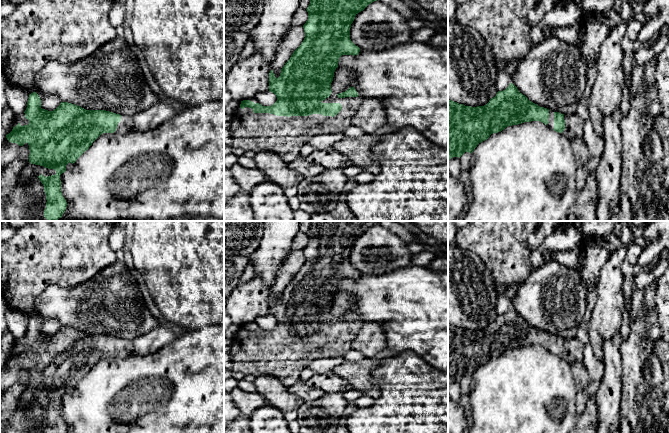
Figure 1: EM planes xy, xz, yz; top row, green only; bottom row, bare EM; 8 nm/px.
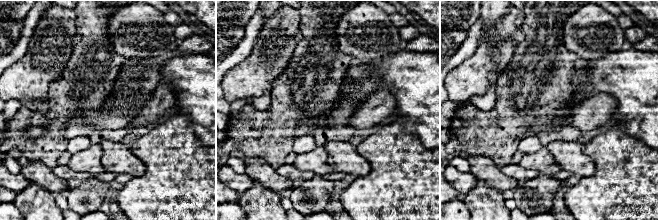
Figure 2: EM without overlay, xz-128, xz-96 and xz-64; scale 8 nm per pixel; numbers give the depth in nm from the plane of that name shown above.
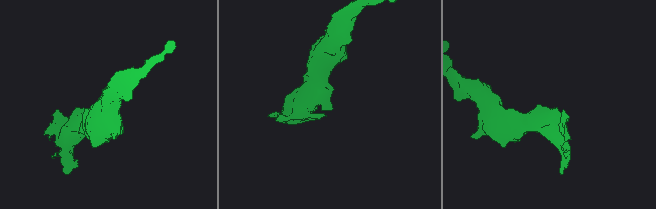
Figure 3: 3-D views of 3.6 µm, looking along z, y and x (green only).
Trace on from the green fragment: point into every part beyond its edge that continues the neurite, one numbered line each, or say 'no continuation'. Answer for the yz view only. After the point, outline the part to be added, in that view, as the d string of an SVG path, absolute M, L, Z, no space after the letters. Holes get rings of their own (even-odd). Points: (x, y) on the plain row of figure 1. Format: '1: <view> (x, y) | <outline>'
1: yz (574, 348) | M564 338L565 353L561 357L563 360L572 364L573 362L583 362L583 349L582 344L577 338Z

